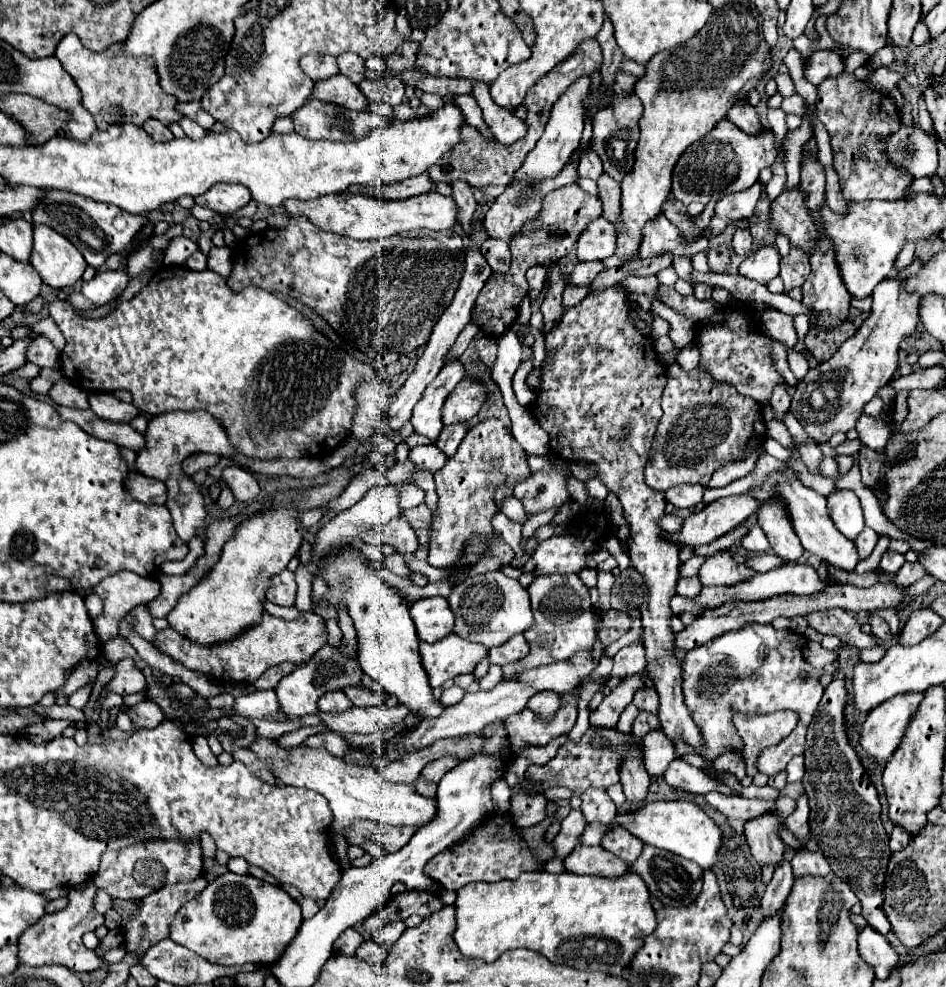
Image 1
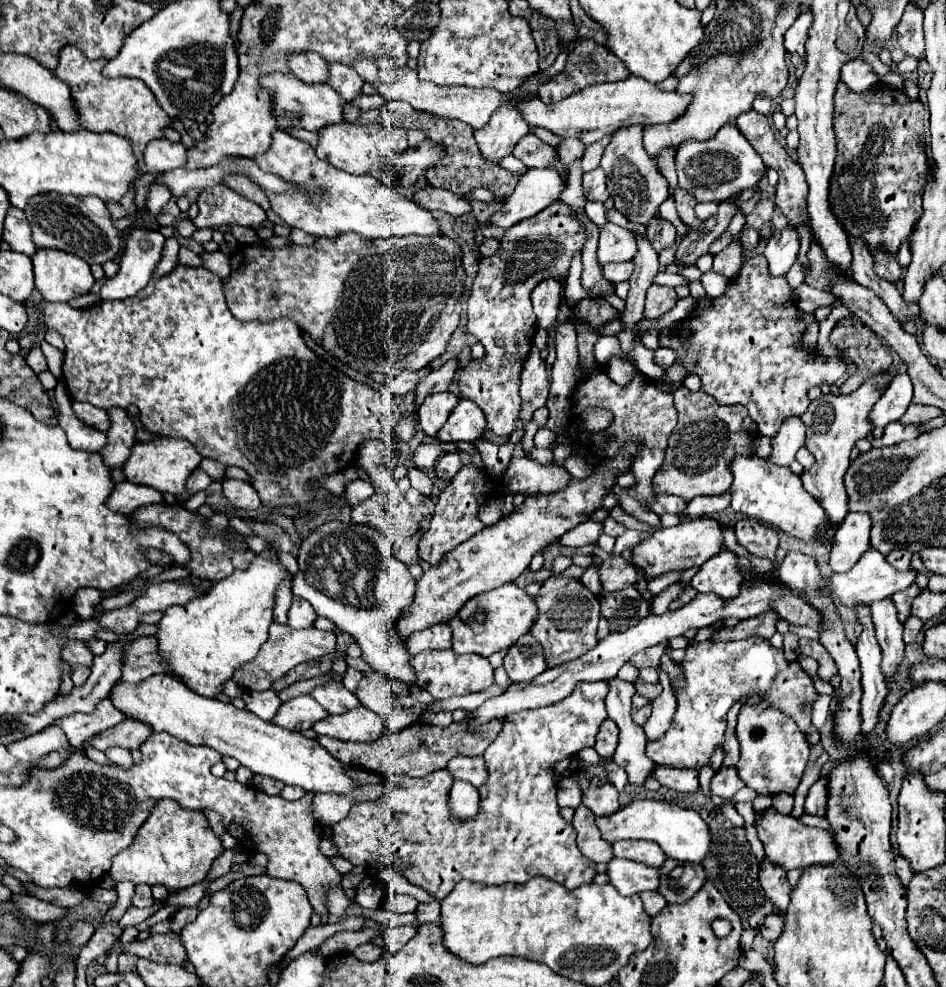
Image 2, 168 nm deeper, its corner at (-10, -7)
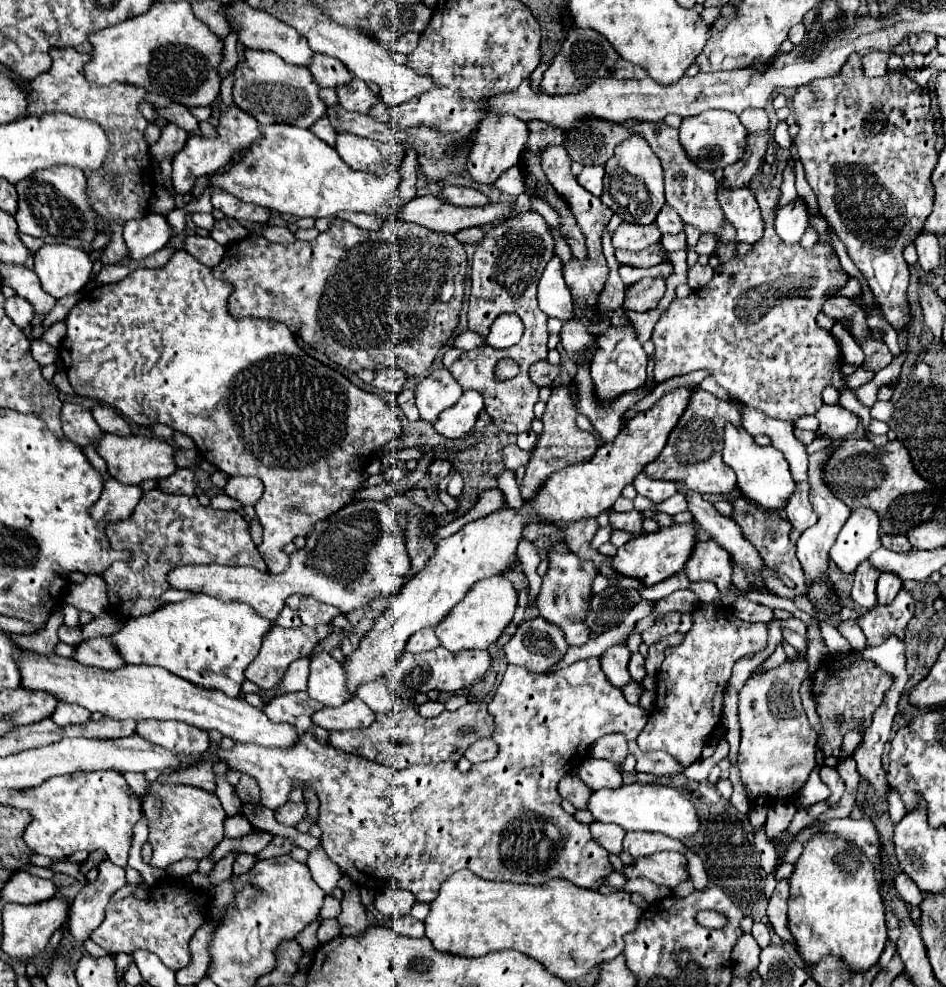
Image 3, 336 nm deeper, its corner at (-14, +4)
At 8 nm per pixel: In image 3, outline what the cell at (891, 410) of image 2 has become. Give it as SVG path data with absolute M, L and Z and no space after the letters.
M877 401L871 407L871 417L877 421L887 421L893 415L893 409L895 409L893 401Z

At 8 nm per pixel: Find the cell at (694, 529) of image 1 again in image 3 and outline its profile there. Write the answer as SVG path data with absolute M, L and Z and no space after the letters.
M691 523L661 527L657 533L633 537L629 543L619 547L617 555L613 557L613 571L623 577L633 577L641 581L645 587L651 587L675 573L681 573L695 543L697 543L697 537L695 537L695 527Z

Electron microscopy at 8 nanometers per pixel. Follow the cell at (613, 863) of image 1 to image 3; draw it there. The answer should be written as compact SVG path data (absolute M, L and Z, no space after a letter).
M655 853L651 857L641 857L633 867L625 867L625 877L645 877L657 885L675 889L679 883L689 879L687 857L683 853Z

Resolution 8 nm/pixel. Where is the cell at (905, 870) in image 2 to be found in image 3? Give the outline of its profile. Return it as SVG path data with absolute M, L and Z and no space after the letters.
M901 873L901 875L895 877L895 889L903 897L903 901L907 901L909 905L913 905L913 907L921 905L921 899L923 899L921 891L917 889L917 885L905 873Z

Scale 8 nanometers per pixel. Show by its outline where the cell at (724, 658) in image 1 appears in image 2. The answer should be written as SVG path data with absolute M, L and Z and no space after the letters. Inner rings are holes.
M747 638L737 642L701 642L687 648L683 658L685 670L685 690L679 692L677 712L667 734L655 742L647 742L647 756L657 758L657 764L673 768L701 768L709 762L711 754L723 746L727 730L727 712L743 696L763 696L763 700L795 720L803 730L805 738L809 736L807 728L811 726L813 704L819 698L813 680L801 668L797 660L789 662L783 648L771 646L765 638ZM735 656L735 664L733 664ZM707 666L707 668L703 668ZM737 668L737 670L735 670ZM695 672L695 674L693 674ZM699 672L699 674L697 674Z

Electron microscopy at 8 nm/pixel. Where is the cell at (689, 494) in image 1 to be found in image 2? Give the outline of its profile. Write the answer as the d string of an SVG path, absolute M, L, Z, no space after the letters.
M657 496L655 502L651 504L651 510L655 514L665 514L665 512L671 512L671 514L683 514L687 508L687 500L679 498L679 496Z

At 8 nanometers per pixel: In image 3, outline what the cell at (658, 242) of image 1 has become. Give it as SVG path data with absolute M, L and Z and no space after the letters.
M665 205L657 219L655 219L655 225L661 229L661 233L681 233L683 231L683 221L681 217L675 213L675 209L671 209L669 205Z

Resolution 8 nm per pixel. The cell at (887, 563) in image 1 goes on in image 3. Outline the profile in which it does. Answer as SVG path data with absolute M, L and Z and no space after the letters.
M883 535L881 541L883 541L883 547L887 547L887 549L891 549L891 551L905 553L905 551L911 549L911 543L907 541L905 535Z

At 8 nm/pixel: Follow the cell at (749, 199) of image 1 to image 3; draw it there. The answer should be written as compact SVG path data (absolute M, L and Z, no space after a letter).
M701 233L701 237L699 237L699 241L697 241L697 245L695 245L695 251L699 253L699 255L711 255L713 253L713 249L715 249L715 237L711 235L711 233Z

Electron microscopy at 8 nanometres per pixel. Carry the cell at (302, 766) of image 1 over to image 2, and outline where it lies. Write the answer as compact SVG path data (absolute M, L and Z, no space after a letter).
M155 674L143 684L133 686L127 682L117 682L109 698L113 700L115 708L125 712L129 718L137 718L149 724L155 732L165 730L183 742L195 746L209 746L221 756L237 758L251 772L271 776L287 786L299 786L305 792L313 794L333 792L339 796L349 796L361 786L347 774L349 766L345 766L325 748L321 748L317 740L265 722L249 710L237 710L233 704L201 696L171 678L171 674Z

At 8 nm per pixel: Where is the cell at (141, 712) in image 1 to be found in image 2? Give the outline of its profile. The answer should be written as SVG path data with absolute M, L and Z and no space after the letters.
M127 718L123 722L119 722L117 726L97 734L93 738L93 746L97 750L105 750L109 746L121 746L121 748L127 748L127 750L135 750L139 748L149 736L153 734L153 728L145 722L139 722L139 720L133 720L133 718Z

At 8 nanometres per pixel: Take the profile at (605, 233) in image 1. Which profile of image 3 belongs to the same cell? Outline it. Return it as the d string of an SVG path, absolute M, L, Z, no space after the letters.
M621 223L613 235L613 247L627 249L627 251L639 251L639 249L659 243L659 239L661 239L661 231L653 223L645 225L645 227Z

